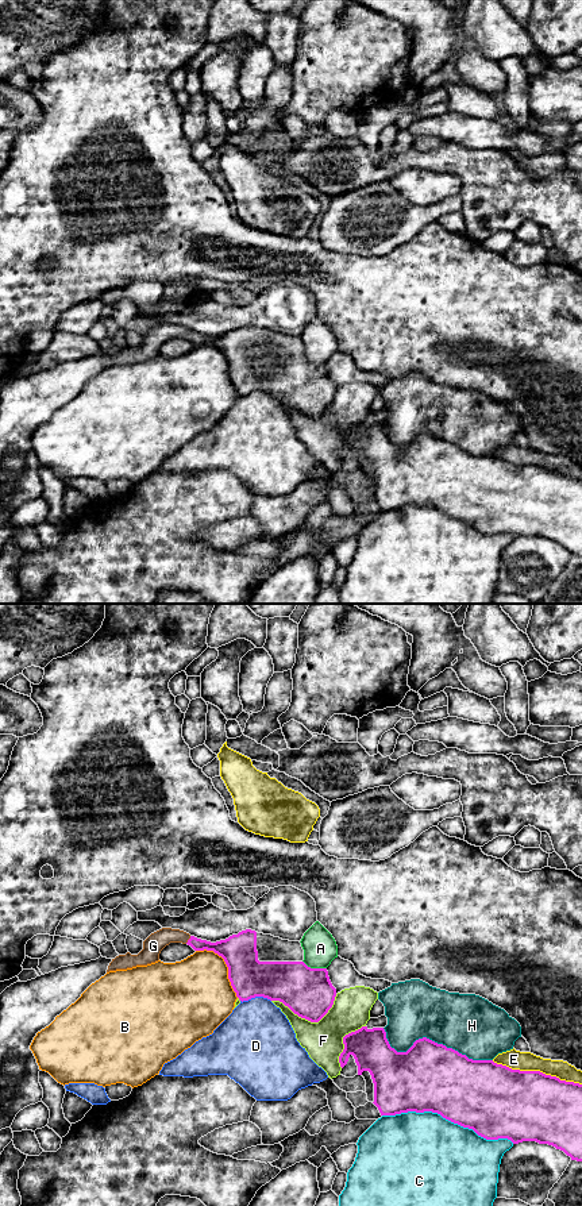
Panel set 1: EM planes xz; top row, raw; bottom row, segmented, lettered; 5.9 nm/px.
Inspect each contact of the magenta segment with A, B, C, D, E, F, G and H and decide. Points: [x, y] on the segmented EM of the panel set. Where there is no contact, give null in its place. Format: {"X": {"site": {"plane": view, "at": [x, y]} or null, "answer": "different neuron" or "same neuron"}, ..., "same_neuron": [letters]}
{"A": {"site": {"plane": "xz", "at": [315, 968]}, "answer": "different neuron"}, "B": {"site": {"plane": "xz", "at": [226, 963]}, "answer": "different neuron"}, "C": {"site": {"plane": "xz", "at": [448, 1120]}, "answer": "different neuron"}, "D": {"site": {"plane": "xz", "at": [255, 995]}, "answer": "different neuron"}, "E": {"site": {"plane": "xz", "at": [536, 1071]}, "answer": "different neuron"}, "F": {"site": {"plane": "xz", "at": [308, 1020]}, "answer": "different neuron"}, "G": {"site": {"plane": "xz", "at": [188, 940]}, "answer": "same neuron"}, "H": {"site": {"plane": "xz", "at": [431, 1040]}, "answer": "different neuron"}, "same_neuron": ["G"]}

